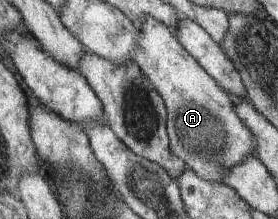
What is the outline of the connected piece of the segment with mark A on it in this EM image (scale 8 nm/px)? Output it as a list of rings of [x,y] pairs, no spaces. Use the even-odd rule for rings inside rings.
[[[146,16],[143,19],[143,24],[141,25],[141,36],[139,37],[137,43],[137,51],[134,55],[134,59],[140,64],[140,67],[146,72],[146,75],[150,76],[150,79],[153,81],[153,84],[157,87],[157,90],[162,94],[162,97],[165,99],[165,104],[167,105],[167,110],[169,111],[169,123],[168,131],[169,138],[173,145],[173,150],[184,159],[188,167],[195,169],[198,172],[198,175],[209,182],[224,182],[223,175],[234,167],[237,166],[240,162],[244,163],[245,159],[250,154],[255,154],[255,139],[253,138],[253,133],[249,130],[249,127],[242,121],[241,116],[237,114],[237,111],[234,109],[232,98],[229,96],[229,92],[225,90],[202,67],[202,64],[180,43],[180,40],[172,31],[171,27],[162,23],[162,20],[156,19],[154,16]]]

